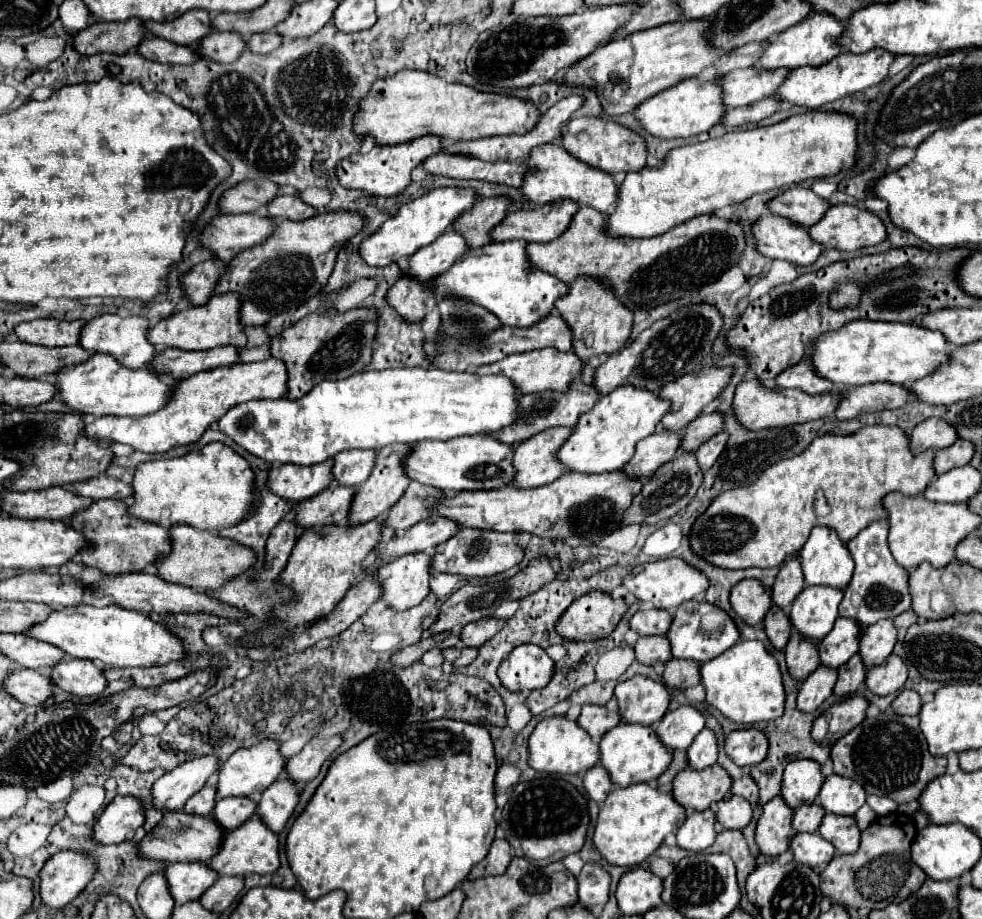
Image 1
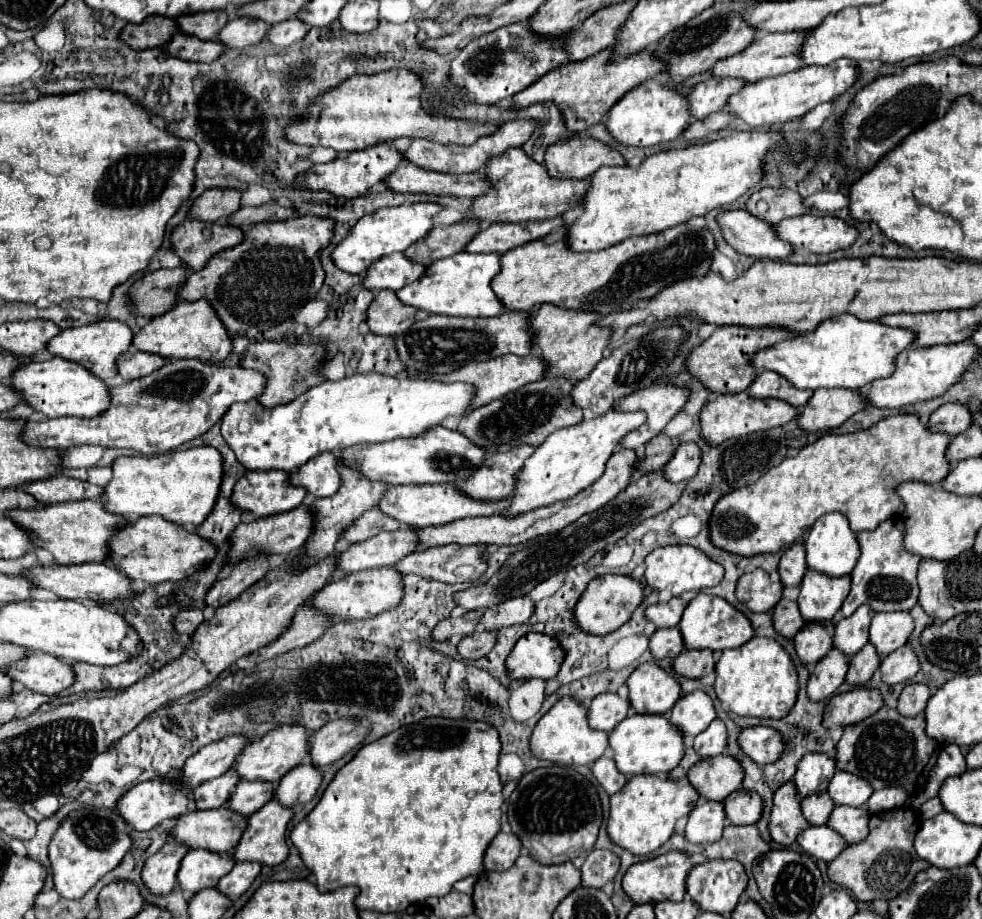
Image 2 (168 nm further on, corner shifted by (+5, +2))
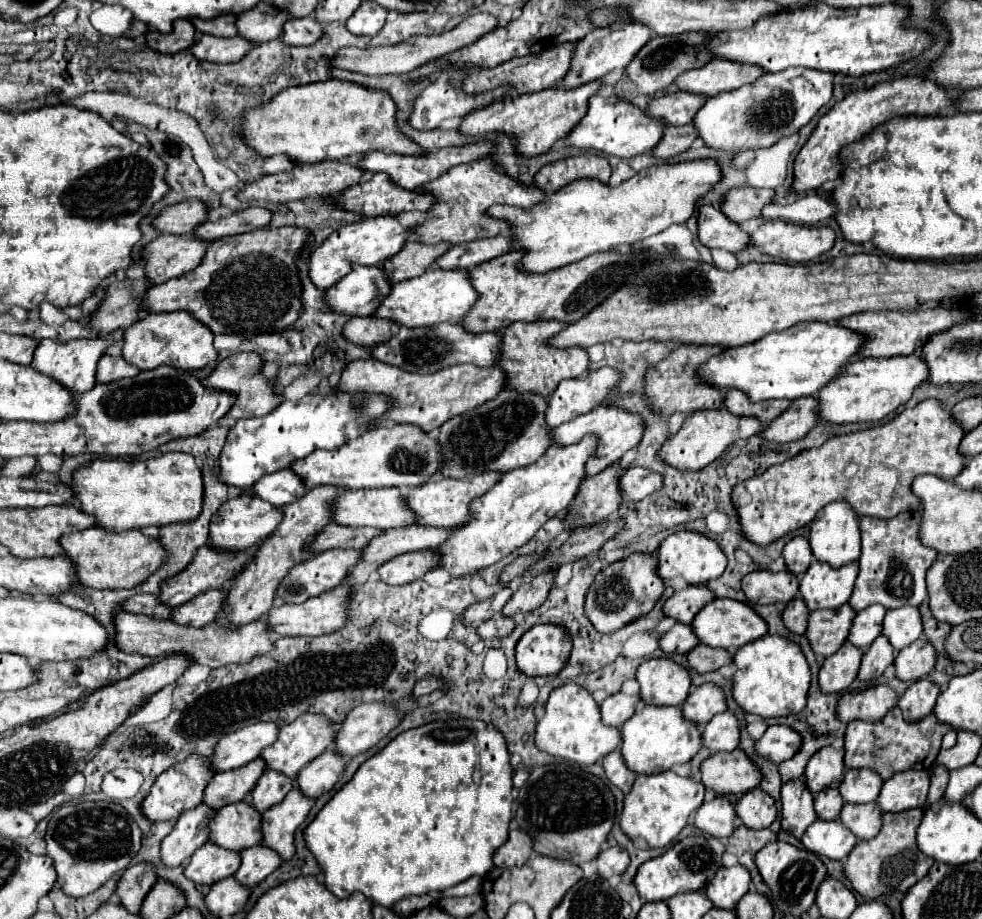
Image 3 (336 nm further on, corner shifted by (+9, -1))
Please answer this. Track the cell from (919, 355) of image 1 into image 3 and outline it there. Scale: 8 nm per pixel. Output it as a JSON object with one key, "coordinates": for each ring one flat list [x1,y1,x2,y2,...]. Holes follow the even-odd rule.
{"coordinates":[[806,322,792,326,782,332,774,332,764,336,762,340,746,346,728,348,720,356,712,356,702,368,700,376,714,384,716,388,740,388,752,400,768,400,768,398,786,398,796,400,802,396,788,394,804,394,814,396,818,388,824,388,858,356,862,344,866,344,866,336,844,328,838,322]]}

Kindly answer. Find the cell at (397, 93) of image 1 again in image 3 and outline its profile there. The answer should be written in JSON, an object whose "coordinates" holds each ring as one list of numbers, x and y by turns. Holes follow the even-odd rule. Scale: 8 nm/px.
{"coordinates":[[324,80,306,86,292,86,276,94,268,104,246,110,244,138,262,156,288,154,302,164,324,160,344,160,356,152,396,152,424,154,424,148,412,142,398,128,398,108,386,92,374,92,362,84,346,80]]}

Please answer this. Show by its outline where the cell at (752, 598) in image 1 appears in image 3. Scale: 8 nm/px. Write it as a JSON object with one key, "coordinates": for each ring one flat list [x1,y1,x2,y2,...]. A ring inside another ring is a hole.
{"coordinates":[[754,570,742,578,742,590,752,604,786,604,798,592,798,578,788,570]]}

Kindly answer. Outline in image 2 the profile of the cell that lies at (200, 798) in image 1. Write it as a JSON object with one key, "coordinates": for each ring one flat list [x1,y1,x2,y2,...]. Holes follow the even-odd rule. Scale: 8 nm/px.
{"coordinates":[[230,769,222,777,210,779,198,785,194,789,194,799,196,799,198,809,214,809,214,807,226,805,238,781,240,781,240,775,234,769]]}

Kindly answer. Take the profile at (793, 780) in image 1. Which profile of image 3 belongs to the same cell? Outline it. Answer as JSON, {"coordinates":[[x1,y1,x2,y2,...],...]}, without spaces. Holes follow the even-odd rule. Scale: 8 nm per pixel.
{"coordinates":[[822,748,818,750,806,764,806,786,812,794,818,794,826,788,838,788,844,774,844,760,842,750,834,748]]}

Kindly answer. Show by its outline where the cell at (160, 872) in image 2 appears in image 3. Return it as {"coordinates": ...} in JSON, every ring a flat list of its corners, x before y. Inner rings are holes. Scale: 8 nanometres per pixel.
{"coordinates":[[200,804,176,820,172,832,160,842,160,860,166,868,178,868,196,852,196,848,206,844,206,824,210,816,212,810,206,804]]}

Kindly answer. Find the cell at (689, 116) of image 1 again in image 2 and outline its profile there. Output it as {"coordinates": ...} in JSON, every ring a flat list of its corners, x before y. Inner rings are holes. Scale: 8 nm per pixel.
{"coordinates":[[648,79,630,89,610,107,604,125,616,141,628,147,652,147,680,137,686,125,690,125,690,113,686,113,684,95,676,93,672,87,660,85,656,79]]}

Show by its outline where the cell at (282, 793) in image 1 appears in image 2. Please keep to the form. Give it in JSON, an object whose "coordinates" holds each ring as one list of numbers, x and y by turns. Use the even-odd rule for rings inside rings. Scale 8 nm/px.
{"coordinates":[[300,763,276,785,276,799,284,805,300,807,308,803,322,783,322,771,312,763]]}

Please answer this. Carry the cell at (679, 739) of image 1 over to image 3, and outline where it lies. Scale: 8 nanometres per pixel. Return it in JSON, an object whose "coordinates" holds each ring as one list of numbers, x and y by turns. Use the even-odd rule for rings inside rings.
{"coordinates":[[716,684,698,686,688,694,686,702,682,704,682,712,684,712,686,720,690,720,698,726,704,726,712,720,712,716,726,712,724,694]]}

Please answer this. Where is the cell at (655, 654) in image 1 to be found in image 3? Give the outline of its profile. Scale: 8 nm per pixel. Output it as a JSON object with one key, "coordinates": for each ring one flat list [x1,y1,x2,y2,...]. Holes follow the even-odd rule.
{"coordinates":[[676,624,660,636,660,650,664,654,688,654,698,644,696,634,686,624]]}

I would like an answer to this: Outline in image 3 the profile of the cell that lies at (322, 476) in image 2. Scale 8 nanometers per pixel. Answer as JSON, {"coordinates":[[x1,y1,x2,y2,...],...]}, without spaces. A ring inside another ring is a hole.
{"coordinates":[[288,468,270,476,262,476,254,490,262,500,274,506,286,506,306,494,306,484,302,484,302,478]]}

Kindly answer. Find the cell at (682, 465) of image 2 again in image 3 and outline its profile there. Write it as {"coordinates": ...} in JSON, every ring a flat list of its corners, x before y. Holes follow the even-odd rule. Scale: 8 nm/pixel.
{"coordinates":[[632,466,622,474,620,484,624,490,624,500,640,502,648,494,662,488,662,474,642,466]]}

